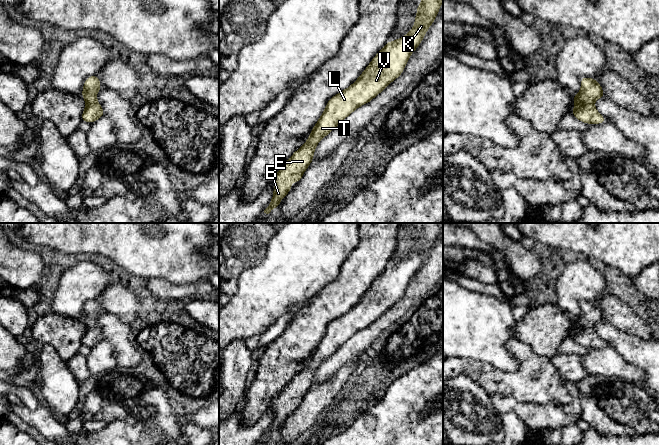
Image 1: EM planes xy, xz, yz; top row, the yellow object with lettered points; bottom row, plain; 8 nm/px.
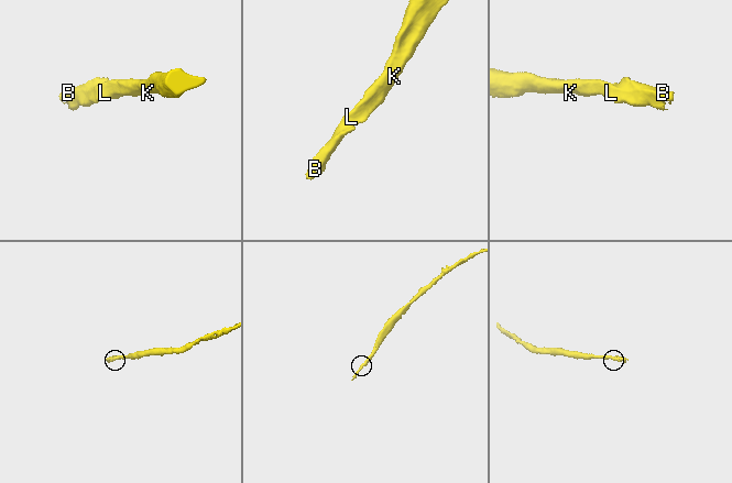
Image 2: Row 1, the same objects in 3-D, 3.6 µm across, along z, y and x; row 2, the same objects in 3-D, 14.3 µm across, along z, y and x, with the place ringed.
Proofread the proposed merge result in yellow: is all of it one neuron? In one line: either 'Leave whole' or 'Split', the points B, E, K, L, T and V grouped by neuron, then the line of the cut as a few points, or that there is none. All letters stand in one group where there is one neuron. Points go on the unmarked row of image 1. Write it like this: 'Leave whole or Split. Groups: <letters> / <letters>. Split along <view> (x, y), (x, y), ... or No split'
Leave whole. Groups: B E K L T V. No split

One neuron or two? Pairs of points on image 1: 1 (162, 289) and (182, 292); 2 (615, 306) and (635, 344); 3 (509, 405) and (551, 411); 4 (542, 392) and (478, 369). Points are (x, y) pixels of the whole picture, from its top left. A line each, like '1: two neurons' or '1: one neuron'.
1: one neuron
2: two neurons
3: one neuron
4: one neuron

